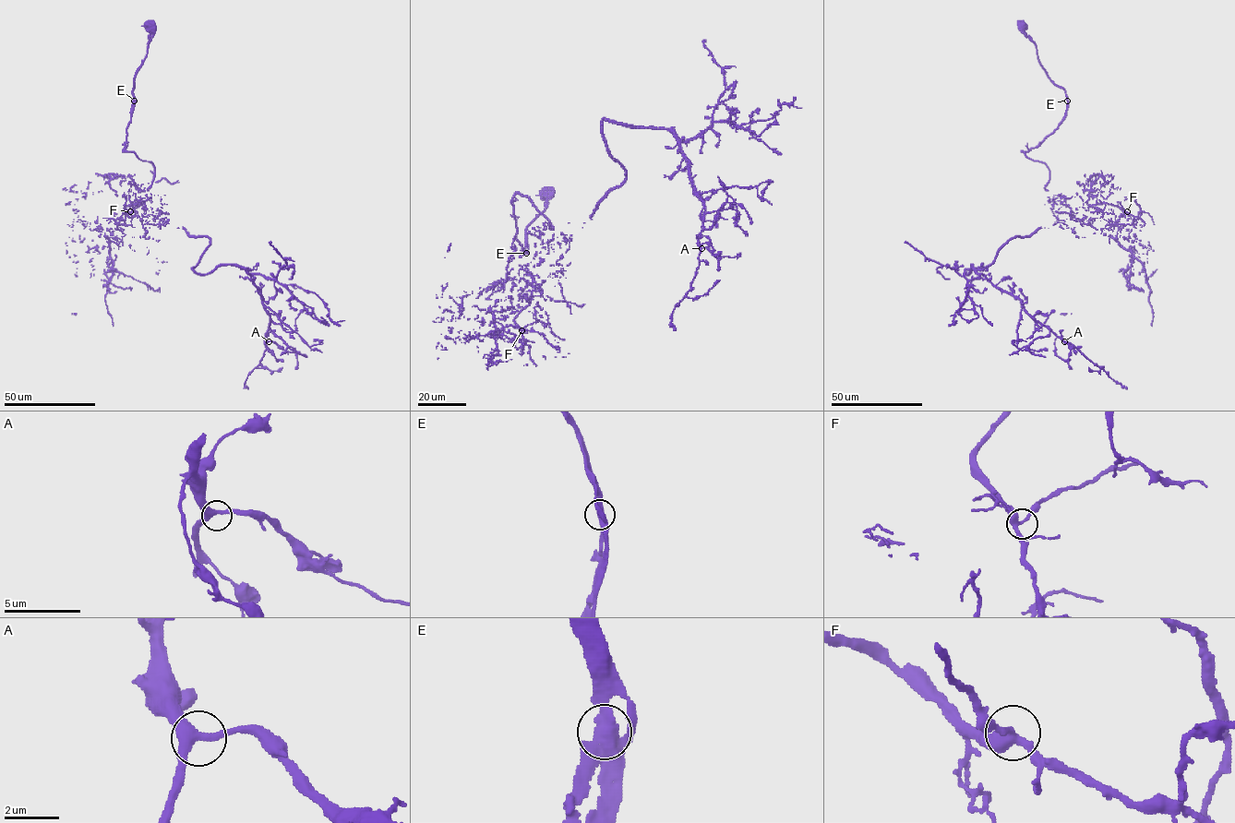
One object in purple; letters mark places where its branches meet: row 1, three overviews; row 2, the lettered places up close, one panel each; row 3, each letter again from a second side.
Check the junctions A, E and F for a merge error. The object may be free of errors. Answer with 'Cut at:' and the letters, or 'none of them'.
Cut at: none of them

